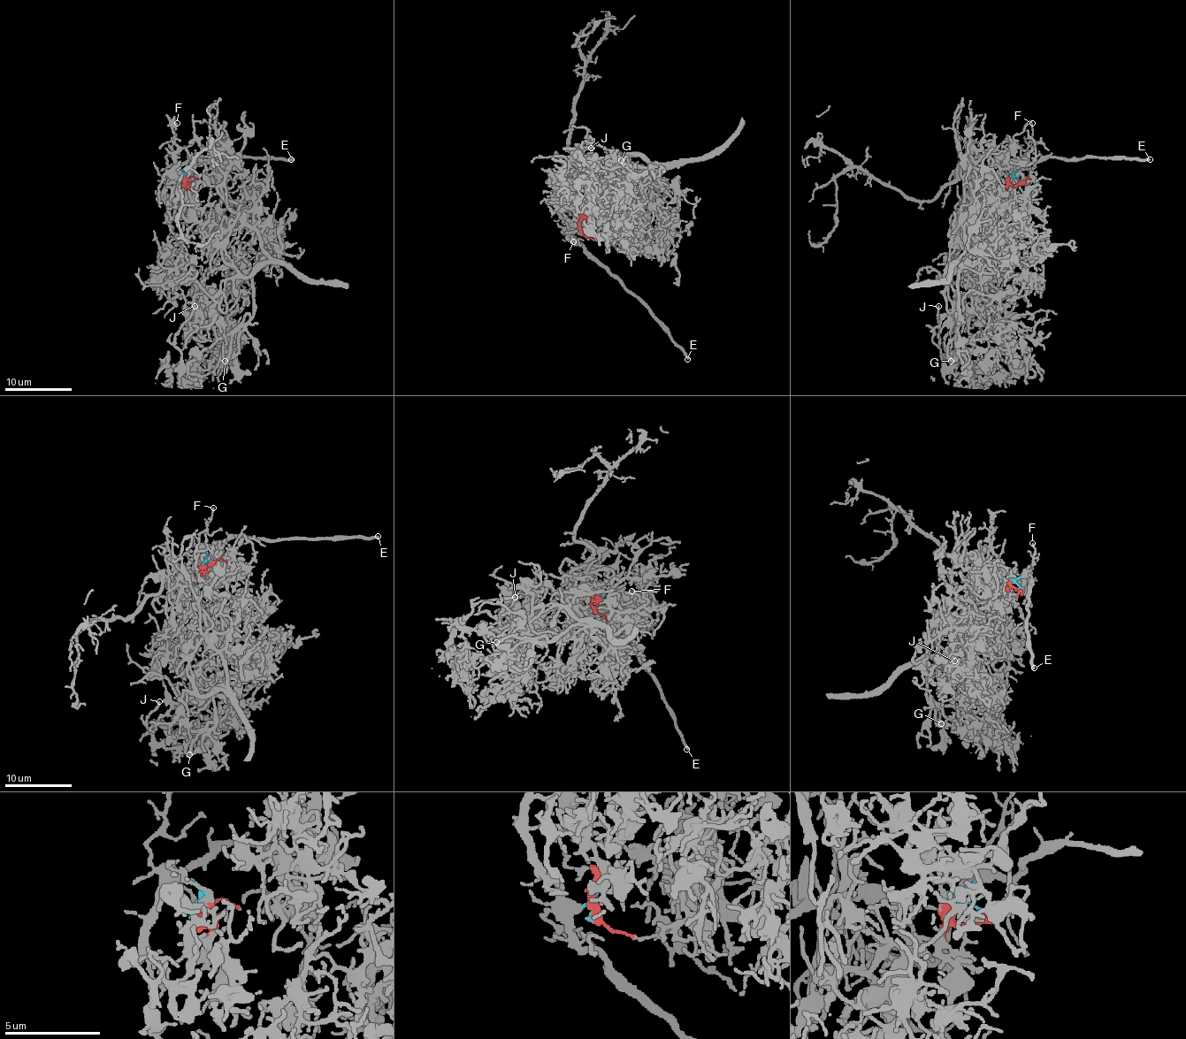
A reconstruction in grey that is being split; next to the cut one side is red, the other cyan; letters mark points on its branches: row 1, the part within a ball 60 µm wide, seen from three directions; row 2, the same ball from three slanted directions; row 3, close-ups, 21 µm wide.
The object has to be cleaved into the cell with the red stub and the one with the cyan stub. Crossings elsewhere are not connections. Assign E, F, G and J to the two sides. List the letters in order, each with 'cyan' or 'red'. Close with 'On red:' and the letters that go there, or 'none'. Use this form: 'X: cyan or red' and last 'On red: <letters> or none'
E: cyan
F: cyan
G: red
J: red
On red: G, J

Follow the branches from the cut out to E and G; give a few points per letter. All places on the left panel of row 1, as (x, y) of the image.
E: (183, 181), (183, 175), (177, 168), (195, 156), (211, 156), (217, 159), (291, 159)
G: (183, 181), (205, 213), (209, 242), (218, 244), (242, 276), (252, 274), (252, 316), (232, 336), (225, 362)

